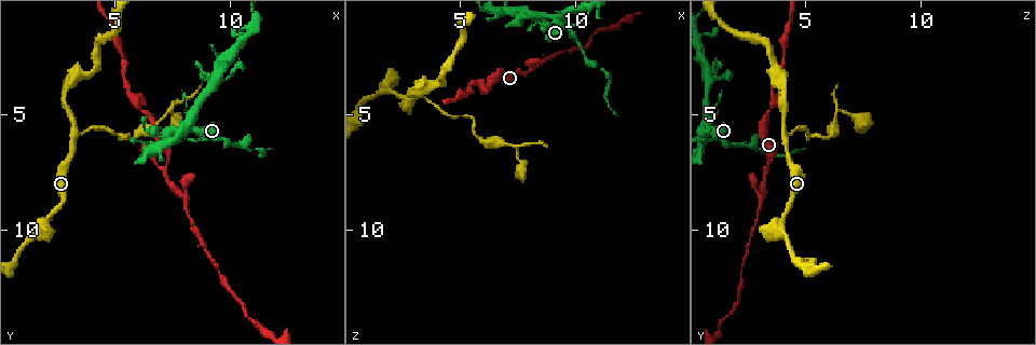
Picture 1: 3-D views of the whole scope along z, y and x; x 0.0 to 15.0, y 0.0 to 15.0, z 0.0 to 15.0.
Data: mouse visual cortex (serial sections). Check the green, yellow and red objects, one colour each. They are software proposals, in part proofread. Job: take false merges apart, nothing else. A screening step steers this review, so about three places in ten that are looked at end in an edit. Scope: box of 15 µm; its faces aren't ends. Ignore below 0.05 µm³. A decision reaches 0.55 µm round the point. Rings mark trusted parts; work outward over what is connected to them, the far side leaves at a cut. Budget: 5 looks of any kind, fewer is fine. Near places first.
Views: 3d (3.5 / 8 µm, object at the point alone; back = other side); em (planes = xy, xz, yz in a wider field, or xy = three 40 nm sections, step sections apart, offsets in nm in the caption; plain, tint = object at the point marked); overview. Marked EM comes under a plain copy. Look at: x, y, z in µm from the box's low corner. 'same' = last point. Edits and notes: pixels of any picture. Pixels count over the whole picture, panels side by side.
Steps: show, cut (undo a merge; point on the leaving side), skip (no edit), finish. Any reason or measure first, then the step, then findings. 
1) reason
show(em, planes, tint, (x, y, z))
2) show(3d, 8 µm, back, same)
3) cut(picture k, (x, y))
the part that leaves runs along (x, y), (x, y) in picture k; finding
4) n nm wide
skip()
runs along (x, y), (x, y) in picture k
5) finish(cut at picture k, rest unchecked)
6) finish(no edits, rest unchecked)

three arms meet
show(3d, 3.5 µm, (8.1, 8.6, 3.2))

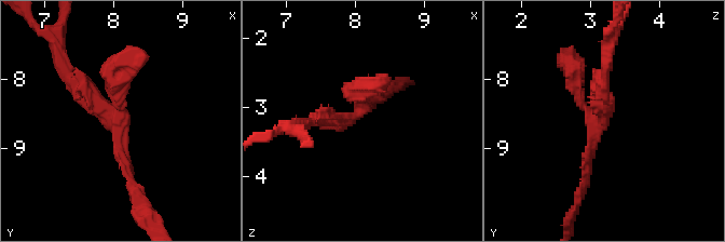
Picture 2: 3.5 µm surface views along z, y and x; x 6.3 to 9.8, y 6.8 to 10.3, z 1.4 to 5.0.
skip()
runs along (64, 68), (117, 125), (133, 185) in picture 2; all the same cell

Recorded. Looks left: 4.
a fork
show(3d, 3.5 µm, (6.0, 4.4, 3.6))

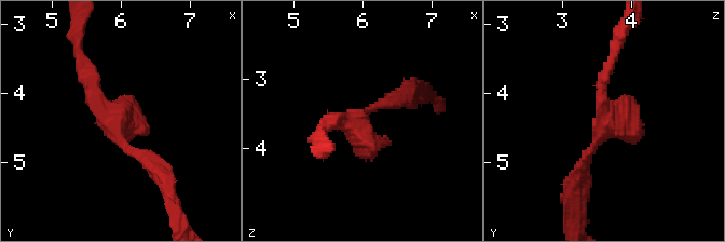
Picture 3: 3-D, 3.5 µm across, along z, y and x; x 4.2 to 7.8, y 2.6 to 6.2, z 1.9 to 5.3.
show(em, xy, step 5, tint, (5.95, 4.50, 3.60))

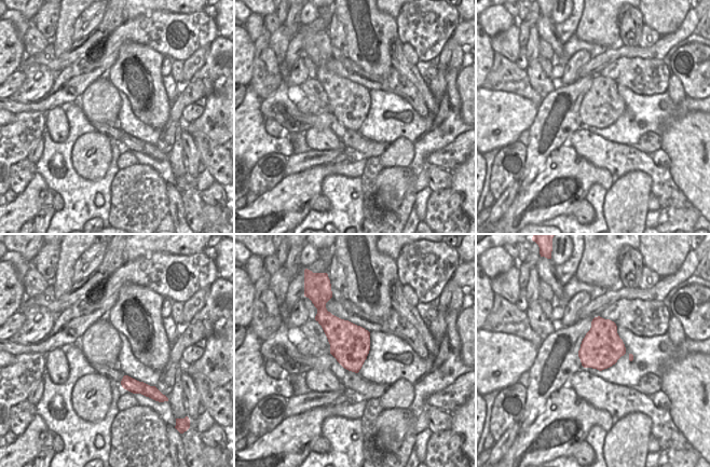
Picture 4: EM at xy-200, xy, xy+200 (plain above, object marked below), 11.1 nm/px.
skip()
runs along (162, 176), (92, 101), (82, 64) in picture 3; one cell here

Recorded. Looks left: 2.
finish(no edits, rest unchecked)

